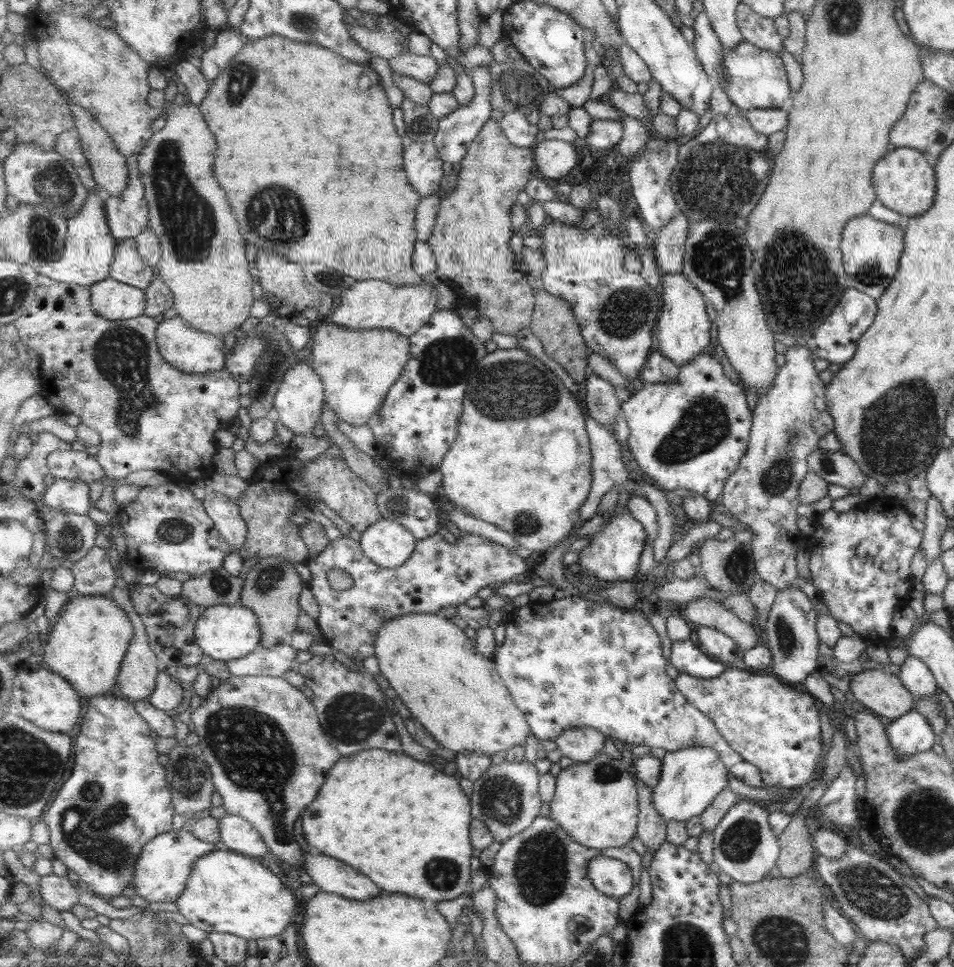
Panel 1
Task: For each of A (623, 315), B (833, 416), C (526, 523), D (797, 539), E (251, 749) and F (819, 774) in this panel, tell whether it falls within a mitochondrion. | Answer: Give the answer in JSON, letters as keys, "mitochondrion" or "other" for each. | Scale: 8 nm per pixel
{"A":"mitochondrion","B":"other","C":"mitochondrion","D":"other","E":"mitochondrion","F":"other"}

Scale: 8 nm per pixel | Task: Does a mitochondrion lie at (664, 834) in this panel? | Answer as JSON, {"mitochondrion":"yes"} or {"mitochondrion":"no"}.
{"mitochondrion":"no"}

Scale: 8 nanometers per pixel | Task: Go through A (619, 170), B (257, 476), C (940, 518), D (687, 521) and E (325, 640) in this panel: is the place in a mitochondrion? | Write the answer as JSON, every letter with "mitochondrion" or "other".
{"A":"other","B":"other","C":"other","D":"other","E":"other"}

